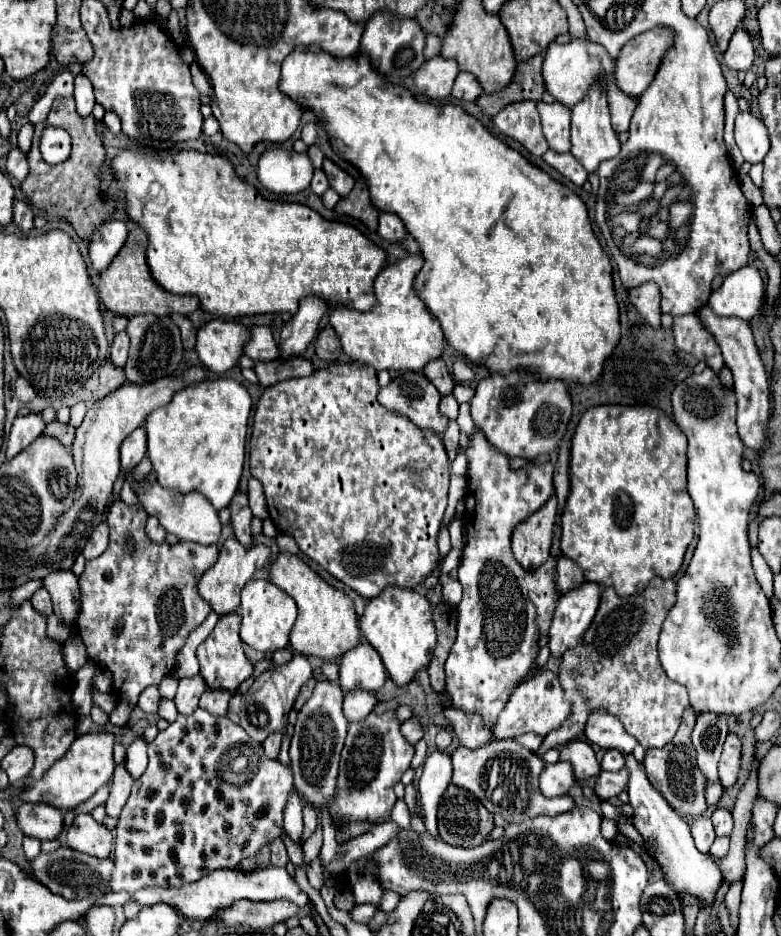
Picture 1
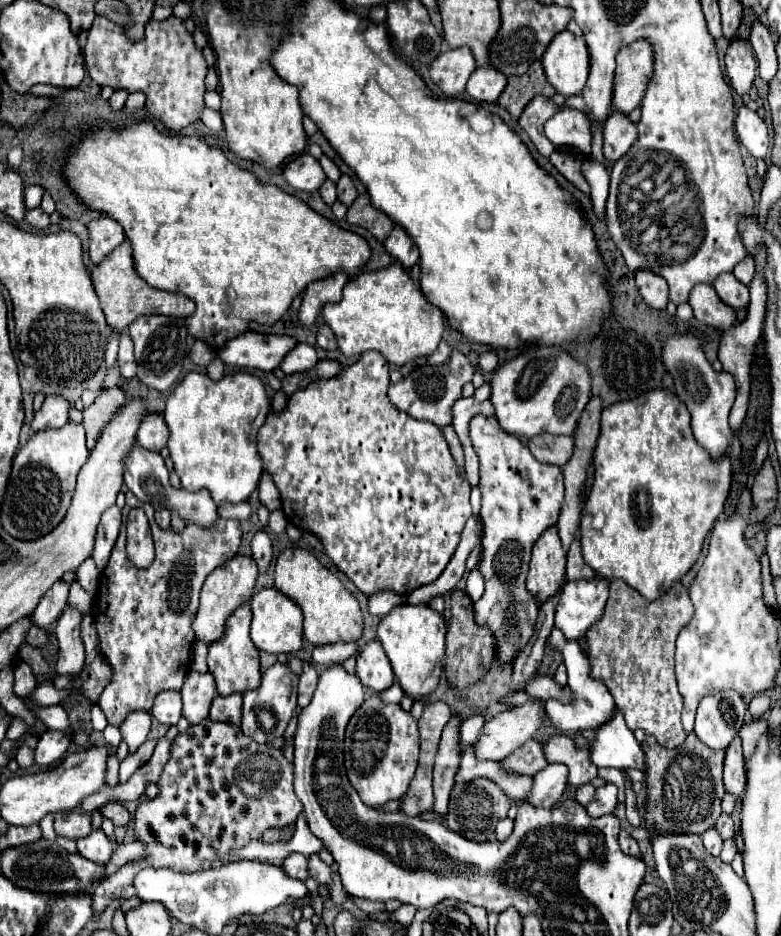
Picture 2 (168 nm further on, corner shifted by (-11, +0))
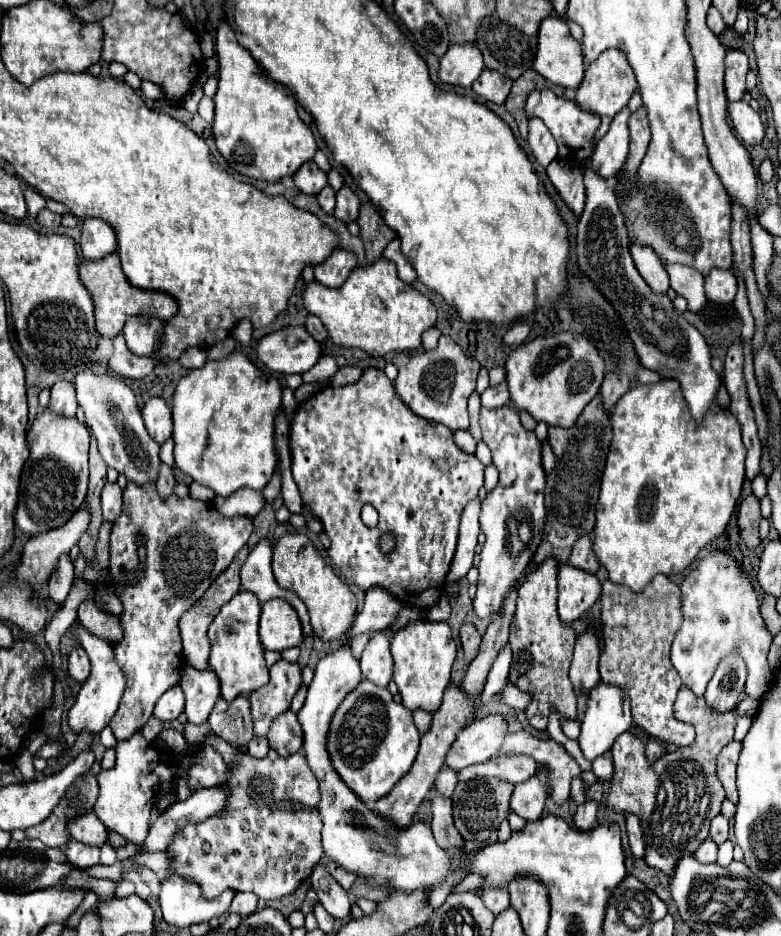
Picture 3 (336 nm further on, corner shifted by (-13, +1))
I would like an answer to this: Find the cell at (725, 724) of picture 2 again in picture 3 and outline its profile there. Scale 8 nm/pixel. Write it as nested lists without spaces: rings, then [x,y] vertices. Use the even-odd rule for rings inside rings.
[[[738,651],[728,653],[714,673],[706,689],[706,703],[718,713],[728,713],[740,699],[746,683],[746,667]]]

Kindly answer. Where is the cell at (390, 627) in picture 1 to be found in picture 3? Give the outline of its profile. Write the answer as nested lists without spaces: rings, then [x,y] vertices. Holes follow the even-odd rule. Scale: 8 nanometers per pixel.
[[[424,619],[412,621],[406,629],[392,635],[390,649],[394,657],[394,681],[402,695],[402,705],[410,711],[422,709],[434,713],[442,703],[444,689],[450,683],[450,669],[456,659],[456,643],[448,623],[430,623]]]

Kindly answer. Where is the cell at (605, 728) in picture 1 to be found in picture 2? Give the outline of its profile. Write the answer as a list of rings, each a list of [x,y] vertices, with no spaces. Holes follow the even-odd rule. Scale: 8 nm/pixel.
[[[558,628],[552,630],[548,642],[550,642],[550,646],[552,646],[554,650],[558,650],[558,652],[562,654],[564,664],[566,664],[566,668],[568,668],[568,684],[570,684],[570,688],[572,688],[572,692],[574,692],[574,702],[568,704],[568,706],[560,706],[560,702],[548,700],[548,704],[546,704],[546,714],[550,716],[552,728],[554,728],[556,732],[560,732],[560,734],[572,734],[572,732],[578,732],[578,730],[598,730],[606,720],[610,720],[610,716],[614,716],[614,712],[618,712],[618,708],[616,708],[616,704],[614,704],[614,700],[612,700],[608,688],[606,688],[602,682],[592,680],[592,678],[588,676],[590,664],[588,664],[588,658],[586,658],[586,654],[582,652],[582,648],[580,648],[578,642],[568,640]]]

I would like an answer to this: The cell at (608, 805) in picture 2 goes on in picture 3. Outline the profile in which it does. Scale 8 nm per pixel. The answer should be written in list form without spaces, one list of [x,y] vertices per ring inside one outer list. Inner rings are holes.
[[[586,801],[582,805],[578,805],[578,811],[574,813],[574,827],[580,827],[580,829],[590,829],[596,825],[596,815],[598,815],[598,809],[600,805],[596,801]]]

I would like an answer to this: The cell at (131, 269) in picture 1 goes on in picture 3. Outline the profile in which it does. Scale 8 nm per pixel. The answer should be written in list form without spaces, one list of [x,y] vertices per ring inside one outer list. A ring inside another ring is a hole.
[[[116,253],[104,257],[100,261],[82,261],[78,267],[78,275],[80,275],[80,281],[84,283],[84,287],[88,289],[88,293],[92,295],[96,329],[102,337],[110,337],[110,339],[116,337],[122,331],[126,319],[132,315],[152,315],[152,317],[158,317],[162,321],[168,321],[178,311],[176,301],[168,293],[144,291],[138,287],[132,287],[122,273],[120,257]]]

